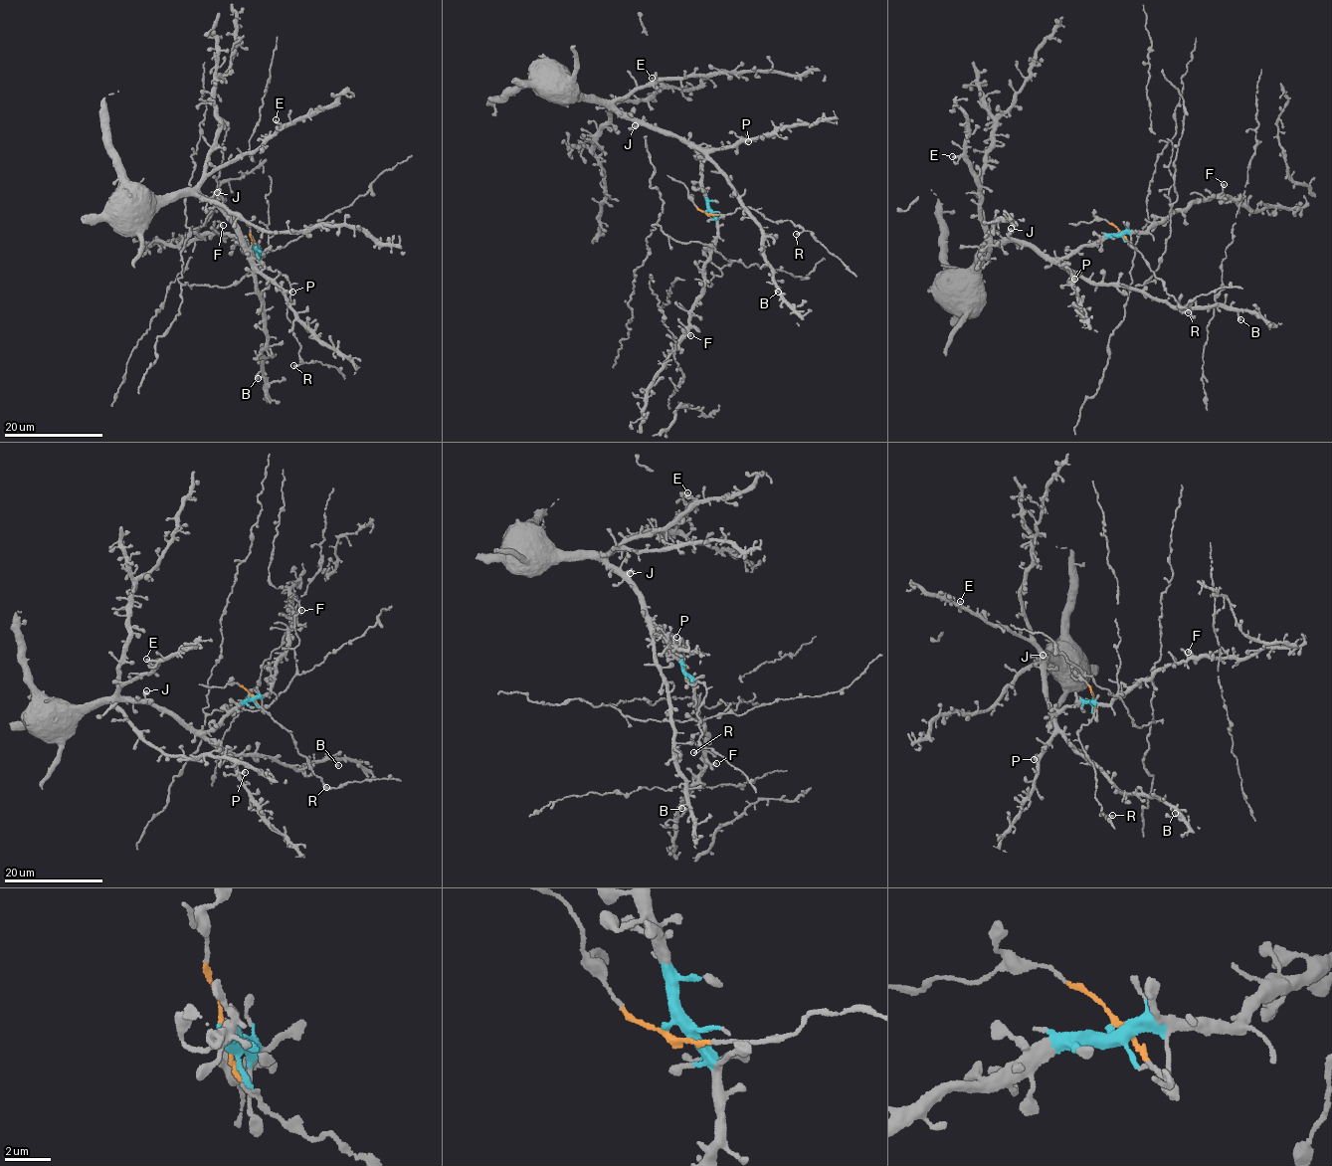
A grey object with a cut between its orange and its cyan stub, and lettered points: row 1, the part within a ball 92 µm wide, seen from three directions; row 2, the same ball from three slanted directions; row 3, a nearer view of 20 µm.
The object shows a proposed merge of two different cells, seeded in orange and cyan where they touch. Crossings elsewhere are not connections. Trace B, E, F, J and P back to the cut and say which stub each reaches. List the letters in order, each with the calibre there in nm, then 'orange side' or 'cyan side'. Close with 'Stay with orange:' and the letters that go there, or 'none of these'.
B: calibre 320 nm; cyan side
E: calibre 280 nm; cyan side
F: calibre 420 nm; cyan side
J: calibre 550 nm; cyan side
P: calibre 460 nm; cyan side
Stay with orange: none of these

